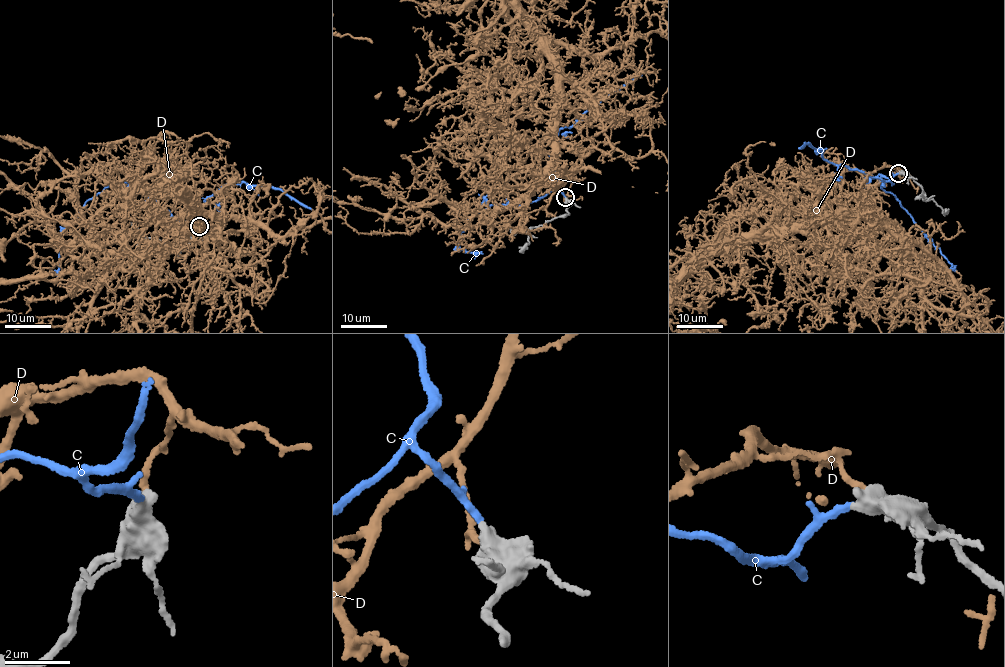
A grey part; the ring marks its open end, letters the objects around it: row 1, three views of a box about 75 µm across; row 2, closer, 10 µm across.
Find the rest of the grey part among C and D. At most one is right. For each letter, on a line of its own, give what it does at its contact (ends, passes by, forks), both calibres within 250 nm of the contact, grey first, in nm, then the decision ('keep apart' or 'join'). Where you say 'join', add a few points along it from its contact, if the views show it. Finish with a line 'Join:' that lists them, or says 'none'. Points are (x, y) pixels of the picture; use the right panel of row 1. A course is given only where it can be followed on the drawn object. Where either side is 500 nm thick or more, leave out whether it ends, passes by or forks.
C: 550 nm thick on the grey side, 200 nm on the other; join; it runs (899, 173), (887, 181), (892, 182), (880, 175), (875, 178), (881, 188), (895, 195), (956, 272)
D: 650 nm thick on the grey side, 180 nm on the other; keep apart
Join: C

